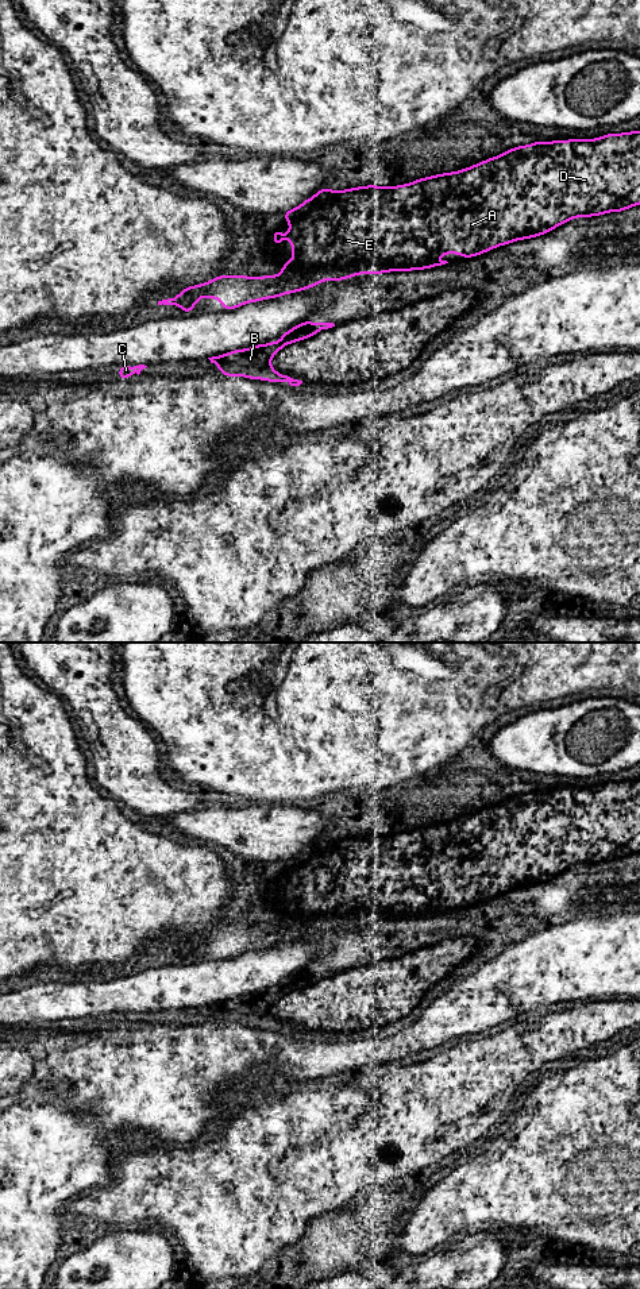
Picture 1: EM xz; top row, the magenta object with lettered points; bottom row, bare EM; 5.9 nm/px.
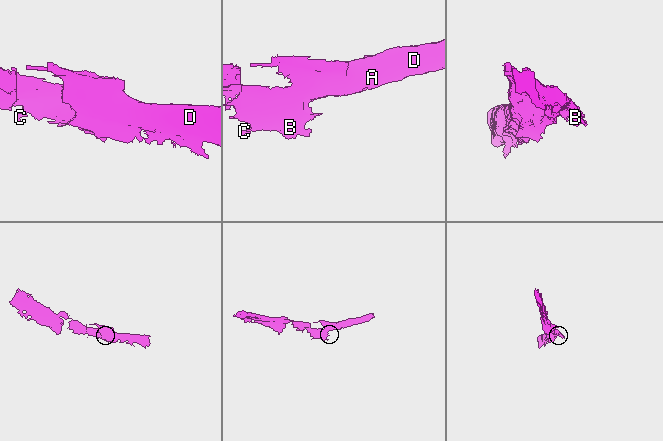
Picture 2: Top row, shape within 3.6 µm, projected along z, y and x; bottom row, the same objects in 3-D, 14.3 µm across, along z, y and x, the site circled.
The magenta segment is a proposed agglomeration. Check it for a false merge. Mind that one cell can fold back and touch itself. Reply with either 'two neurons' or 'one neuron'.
one neuron

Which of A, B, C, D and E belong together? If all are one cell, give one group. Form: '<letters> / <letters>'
A B C D E

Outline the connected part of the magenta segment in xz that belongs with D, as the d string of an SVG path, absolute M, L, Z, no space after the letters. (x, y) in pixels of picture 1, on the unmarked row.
M640 779L606 781L597 787L540 788L517 794L456 821L429 823L400 834L367 833L342 840L323 834L297 856L281 861L285 869L290 869L290 879L275 880L274 889L281 891L288 885L293 895L293 908L282 911L279 923L223 922L205 931L184 935L176 946L158 949L158 953L181 954L189 962L203 943L209 943L207 950L213 950L216 942L221 957L232 958L243 952L316 935L320 929L344 929L365 921L378 923L388 919L425 918L448 911L439 908L437 902L460 902L462 907L467 907L498 894L541 884L575 865L622 860L639 852Z

